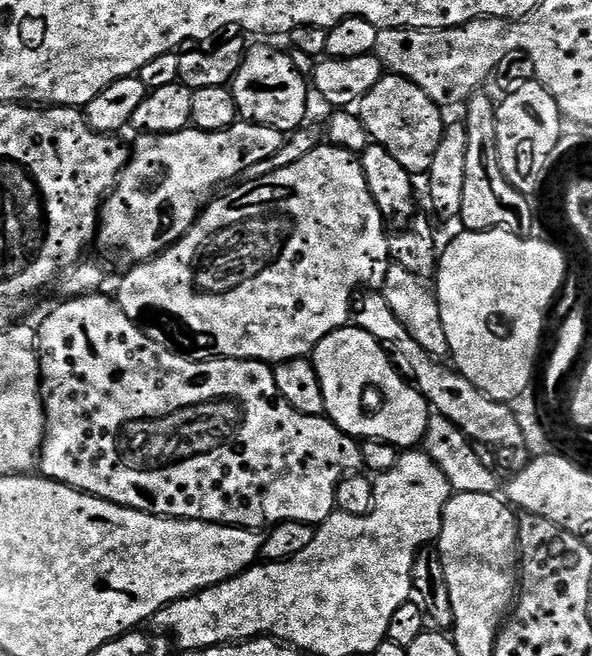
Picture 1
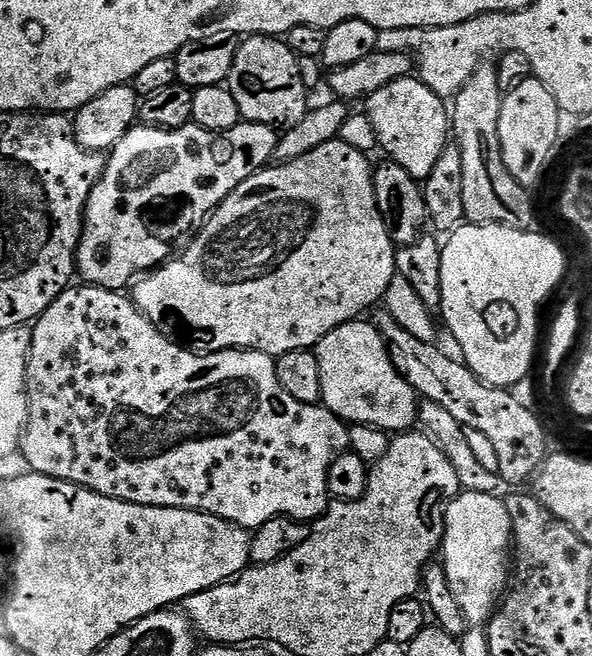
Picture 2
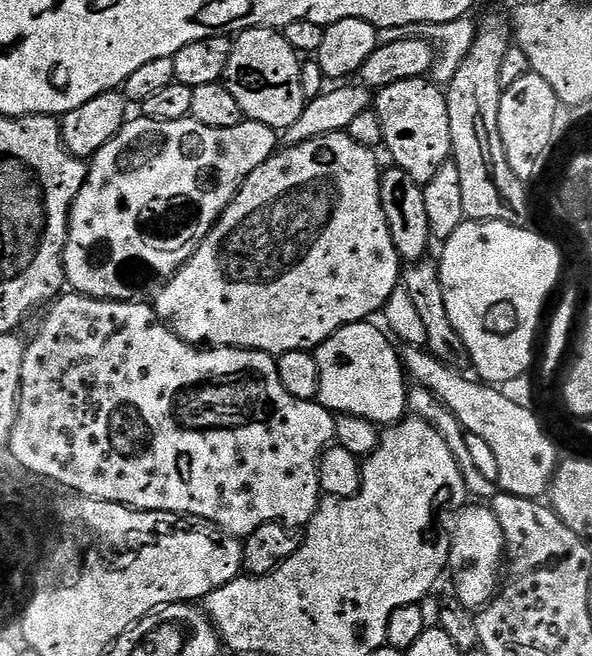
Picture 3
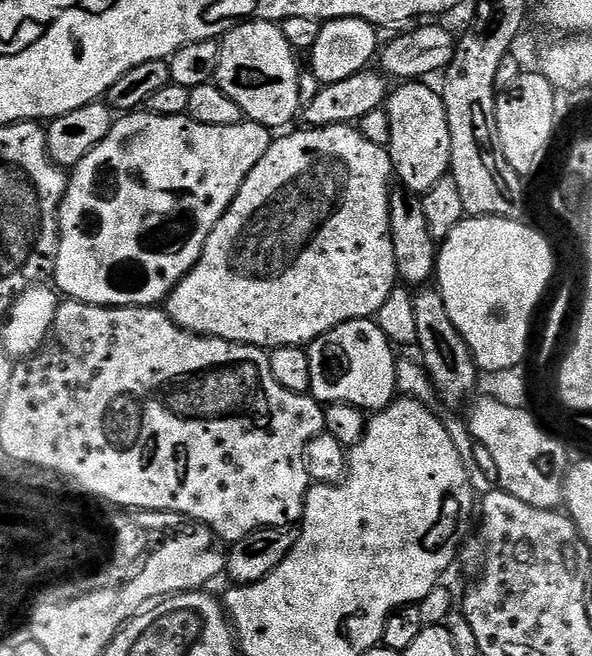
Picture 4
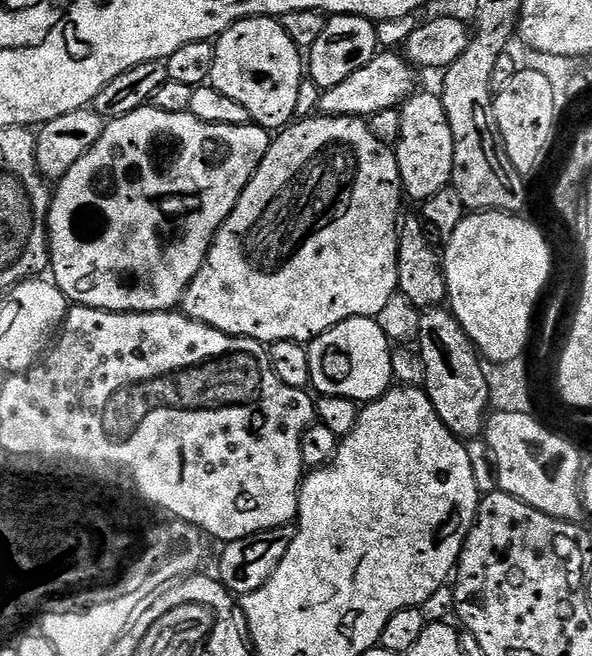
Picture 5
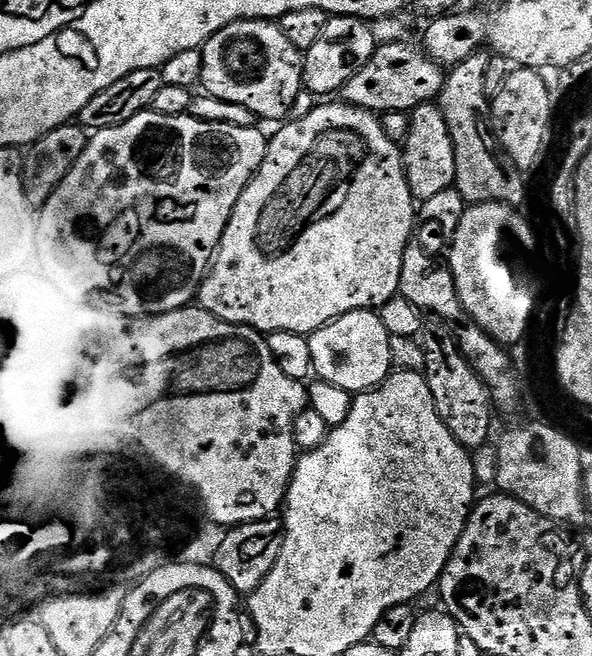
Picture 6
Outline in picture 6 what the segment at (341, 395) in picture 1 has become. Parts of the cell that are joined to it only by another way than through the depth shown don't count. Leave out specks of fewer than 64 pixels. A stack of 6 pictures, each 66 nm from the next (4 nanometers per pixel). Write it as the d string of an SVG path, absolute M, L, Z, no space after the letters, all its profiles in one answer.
M375 311L351 312L308 337L312 371L319 379L330 382L330 386L338 386L338 390L353 394L369 392L393 371L390 340Z

